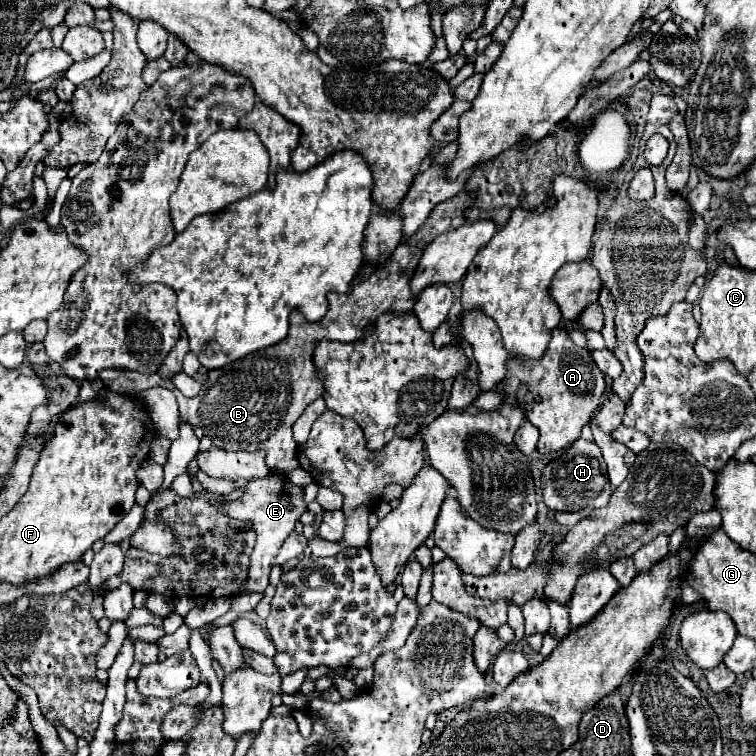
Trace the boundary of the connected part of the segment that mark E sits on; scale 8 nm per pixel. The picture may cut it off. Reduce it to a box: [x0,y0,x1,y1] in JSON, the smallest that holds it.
[222,477,306,593]

